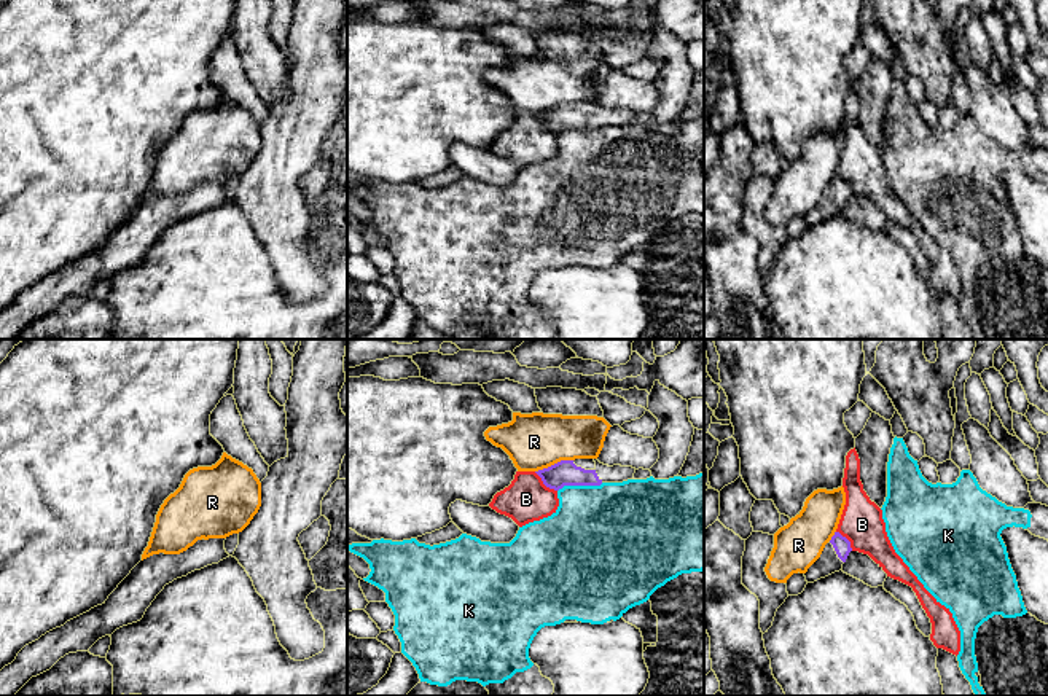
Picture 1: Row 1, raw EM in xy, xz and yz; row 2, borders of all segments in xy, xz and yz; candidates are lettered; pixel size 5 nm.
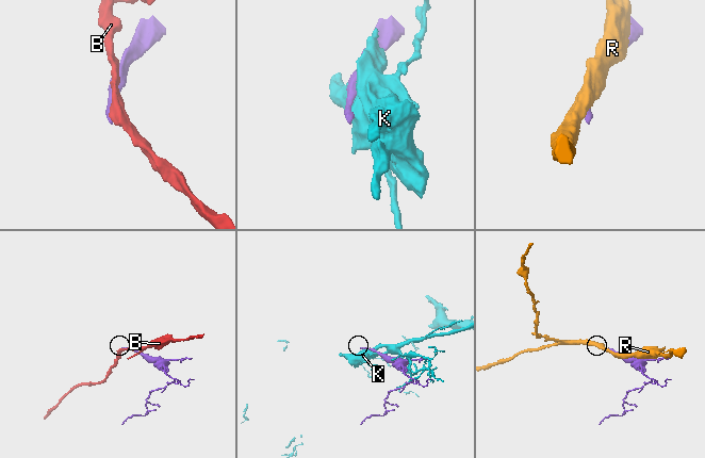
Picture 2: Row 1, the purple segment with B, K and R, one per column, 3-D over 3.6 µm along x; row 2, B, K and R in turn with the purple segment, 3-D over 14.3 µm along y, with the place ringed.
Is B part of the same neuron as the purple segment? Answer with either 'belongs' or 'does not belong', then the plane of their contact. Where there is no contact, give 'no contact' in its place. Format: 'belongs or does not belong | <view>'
does not belong | xz

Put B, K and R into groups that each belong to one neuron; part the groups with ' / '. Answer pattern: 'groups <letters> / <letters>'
groups B / K / R

